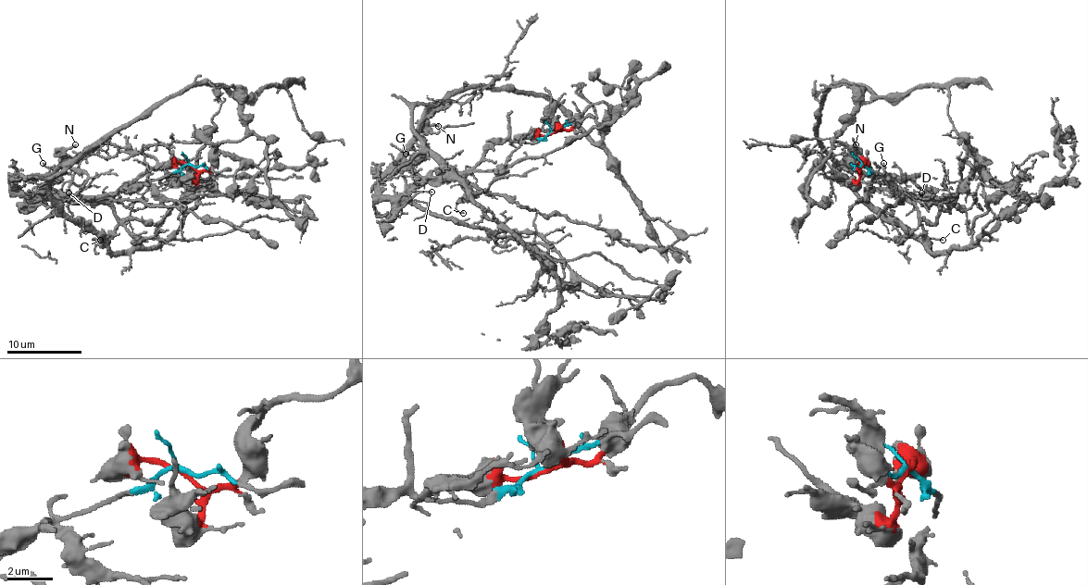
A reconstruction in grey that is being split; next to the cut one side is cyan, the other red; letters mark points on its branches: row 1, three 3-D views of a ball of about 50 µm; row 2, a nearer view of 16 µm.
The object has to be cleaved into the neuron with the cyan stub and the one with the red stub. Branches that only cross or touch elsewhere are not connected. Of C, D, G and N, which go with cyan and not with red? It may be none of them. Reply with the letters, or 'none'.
C, D, G, N

